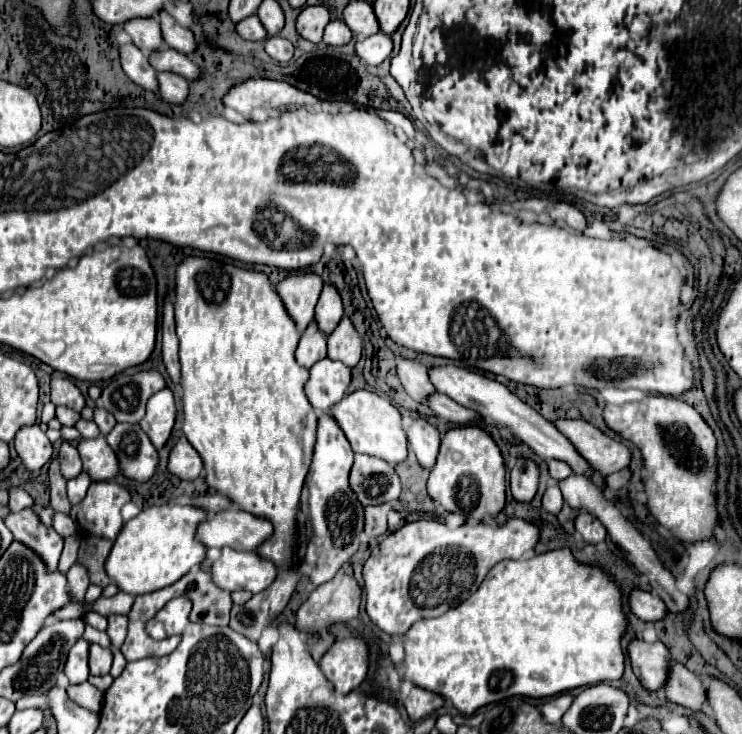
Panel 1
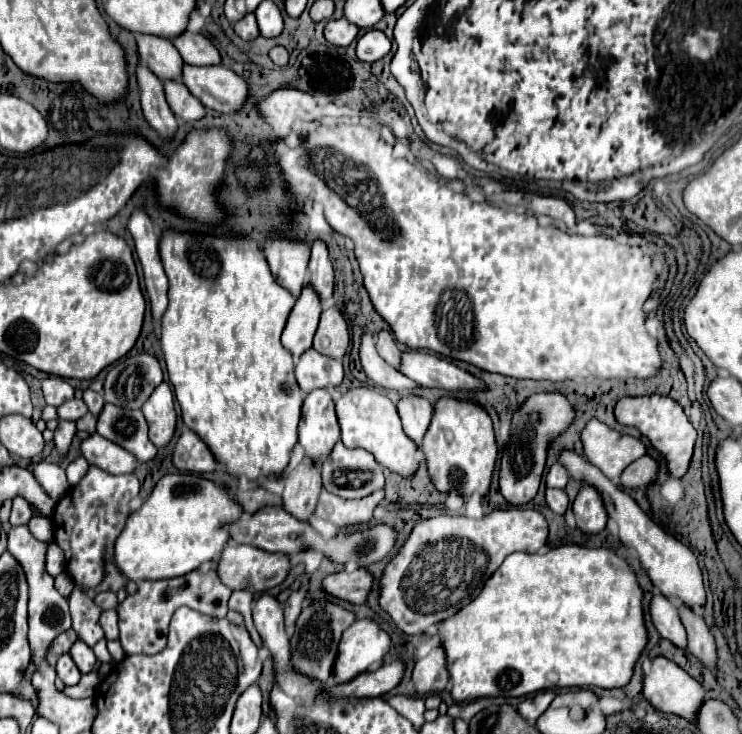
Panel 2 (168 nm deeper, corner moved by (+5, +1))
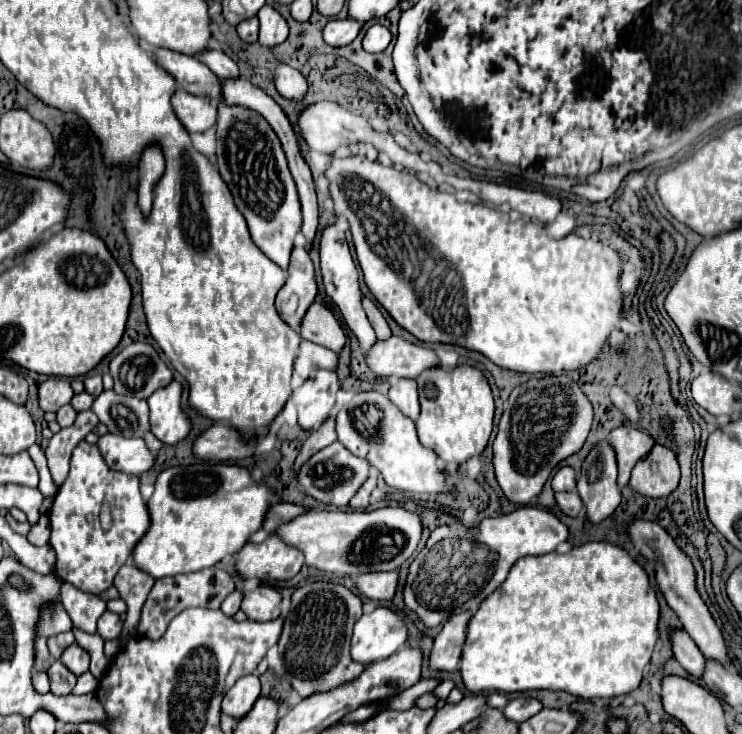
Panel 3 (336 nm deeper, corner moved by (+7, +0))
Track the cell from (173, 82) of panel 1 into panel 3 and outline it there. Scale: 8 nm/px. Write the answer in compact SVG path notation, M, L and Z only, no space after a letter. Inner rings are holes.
M177 90L175 96L171 98L171 104L173 104L177 118L187 128L187 132L197 134L215 126L217 108L207 98Z

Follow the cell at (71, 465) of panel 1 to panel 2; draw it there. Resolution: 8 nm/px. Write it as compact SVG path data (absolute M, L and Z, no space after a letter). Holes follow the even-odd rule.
M59 421L59 427L55 429L53 443L55 443L55 447L57 447L57 451L59 451L61 457L67 457L73 435L75 435L75 423L71 423L71 421Z

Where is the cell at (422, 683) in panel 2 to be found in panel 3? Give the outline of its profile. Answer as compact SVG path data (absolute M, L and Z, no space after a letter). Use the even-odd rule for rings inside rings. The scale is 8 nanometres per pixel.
M465 610L461 614L451 616L445 622L443 630L435 636L435 644L433 644L433 650L431 650L429 664L433 668L445 670L445 672L451 672L451 670L459 668L461 650L463 650L463 644L465 644L467 624L469 624L471 616L473 616L473 612Z

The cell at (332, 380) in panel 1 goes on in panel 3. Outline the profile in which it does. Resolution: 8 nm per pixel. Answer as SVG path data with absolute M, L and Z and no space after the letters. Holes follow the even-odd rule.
M301 340L299 356L295 360L295 372L301 378L309 378L311 368L325 368L325 370L335 370L337 368L337 354L333 350L325 350L325 346L317 346L313 342Z

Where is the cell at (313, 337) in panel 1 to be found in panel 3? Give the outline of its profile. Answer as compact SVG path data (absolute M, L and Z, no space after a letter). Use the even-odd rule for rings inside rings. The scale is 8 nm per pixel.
M295 246L291 252L291 260L289 260L287 280L281 286L277 294L277 302L275 302L281 318L285 318L289 326L299 328L301 318L311 306L315 294L317 294L317 282L315 282L313 262L307 250Z

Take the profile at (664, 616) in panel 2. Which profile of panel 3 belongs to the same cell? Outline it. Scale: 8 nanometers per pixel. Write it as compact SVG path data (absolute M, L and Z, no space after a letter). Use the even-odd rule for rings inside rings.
M675 630L671 634L671 642L673 642L673 654L675 660L693 676L701 678L705 672L705 658L699 652L699 648L693 644L693 640L689 638L689 634L685 630Z

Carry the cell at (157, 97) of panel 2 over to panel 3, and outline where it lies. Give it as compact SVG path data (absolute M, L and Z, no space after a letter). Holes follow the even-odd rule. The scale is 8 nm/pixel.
M149 146L143 152L143 158L139 164L139 180L137 180L139 208L143 210L143 214L147 214L151 208L153 184L155 184L157 176L161 176L161 174L163 174L163 154L155 146Z

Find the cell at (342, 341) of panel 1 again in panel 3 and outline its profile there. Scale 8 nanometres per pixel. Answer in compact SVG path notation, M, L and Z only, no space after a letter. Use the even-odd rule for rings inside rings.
M313 302L309 306L301 322L299 334L309 342L331 348L333 352L341 352L341 348L345 346L345 334L341 330L341 324L333 316L333 312L319 302Z

